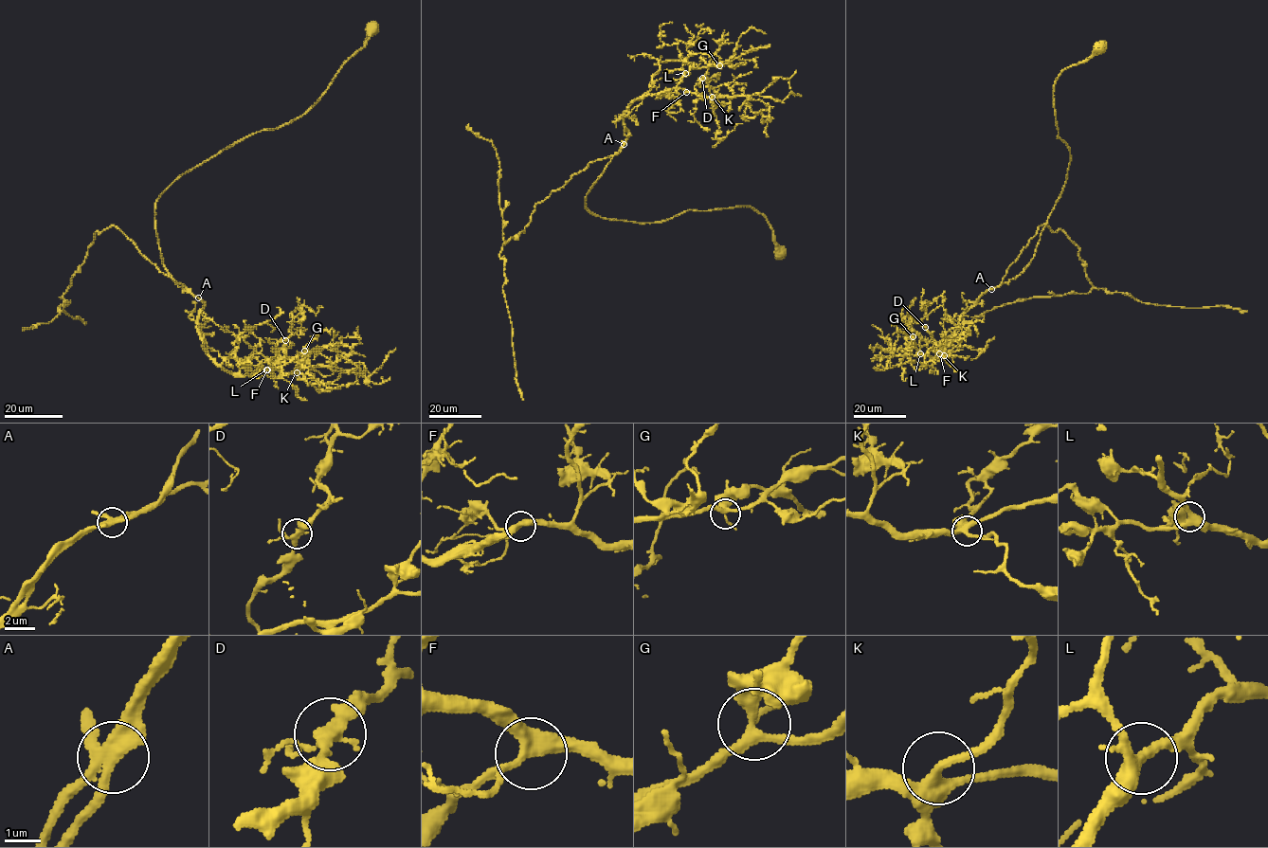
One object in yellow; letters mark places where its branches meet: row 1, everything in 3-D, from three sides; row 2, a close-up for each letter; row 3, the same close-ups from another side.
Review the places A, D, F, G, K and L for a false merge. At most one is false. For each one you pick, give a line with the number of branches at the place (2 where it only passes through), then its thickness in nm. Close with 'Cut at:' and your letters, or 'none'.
Cut at: none

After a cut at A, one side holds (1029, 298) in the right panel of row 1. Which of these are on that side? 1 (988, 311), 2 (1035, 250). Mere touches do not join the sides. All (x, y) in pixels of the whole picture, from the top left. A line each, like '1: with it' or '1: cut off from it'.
1: with it
2: cut off from it

